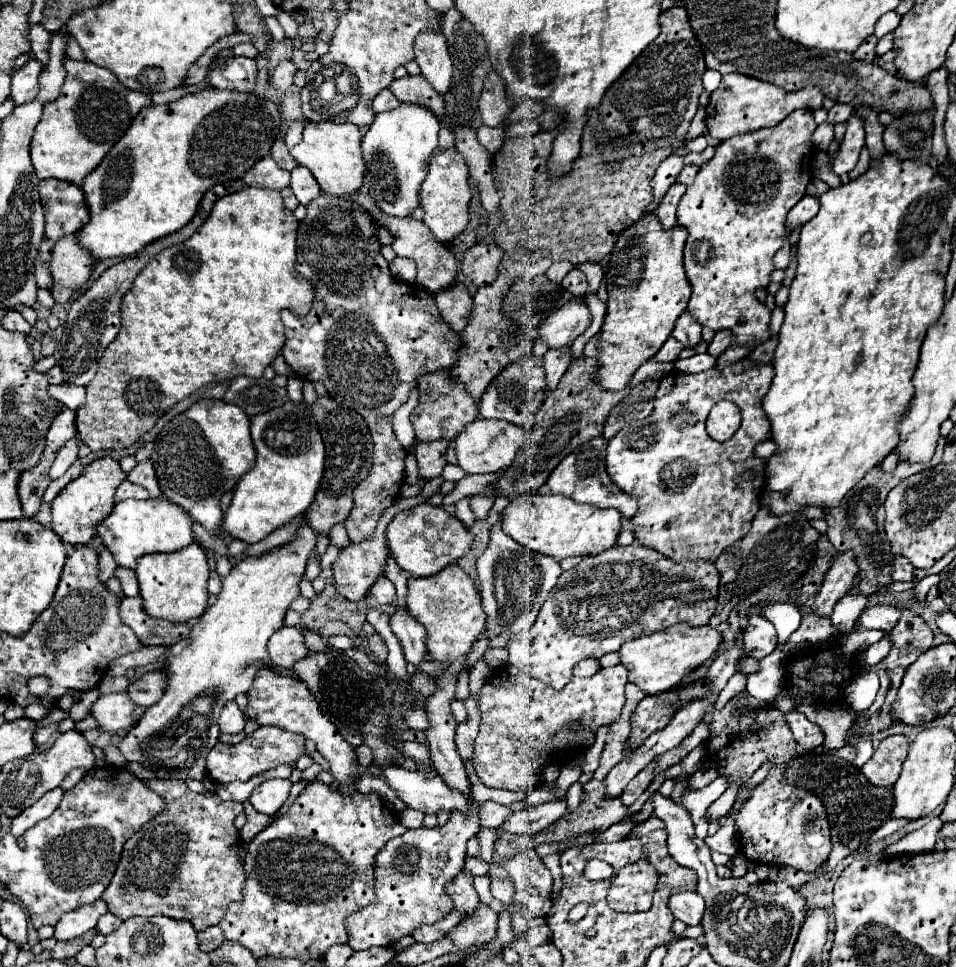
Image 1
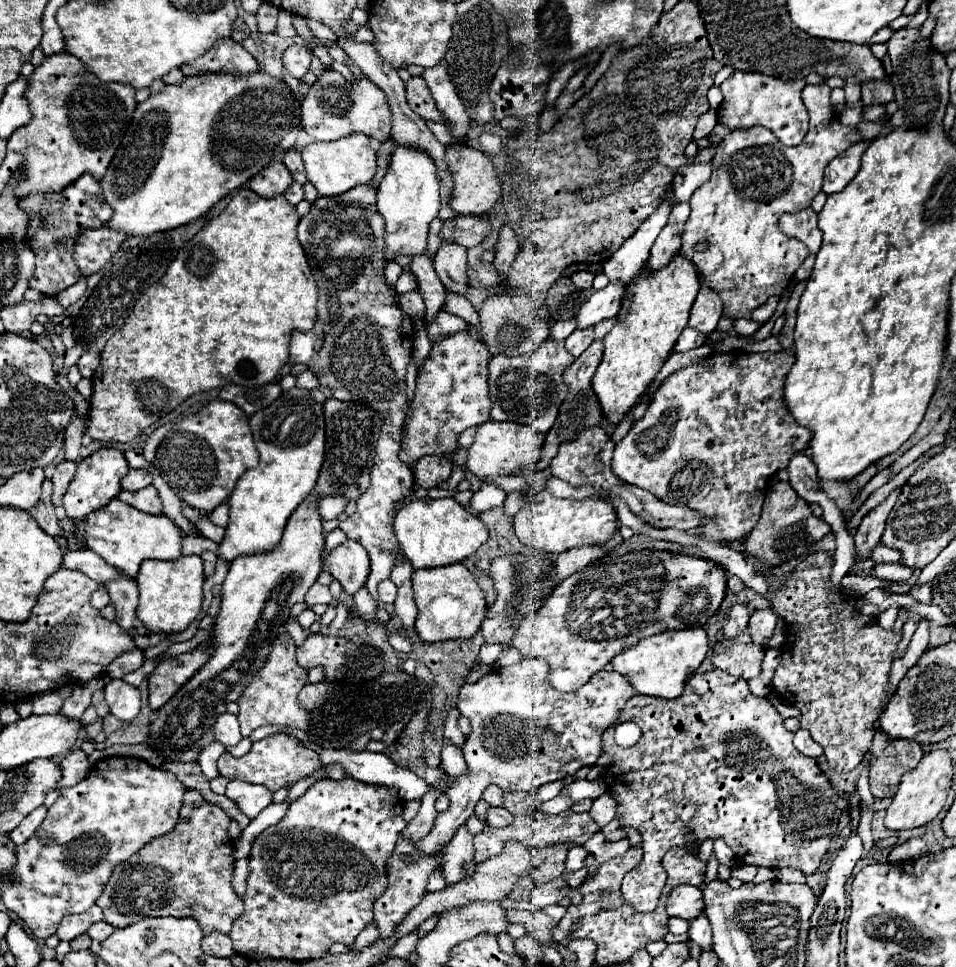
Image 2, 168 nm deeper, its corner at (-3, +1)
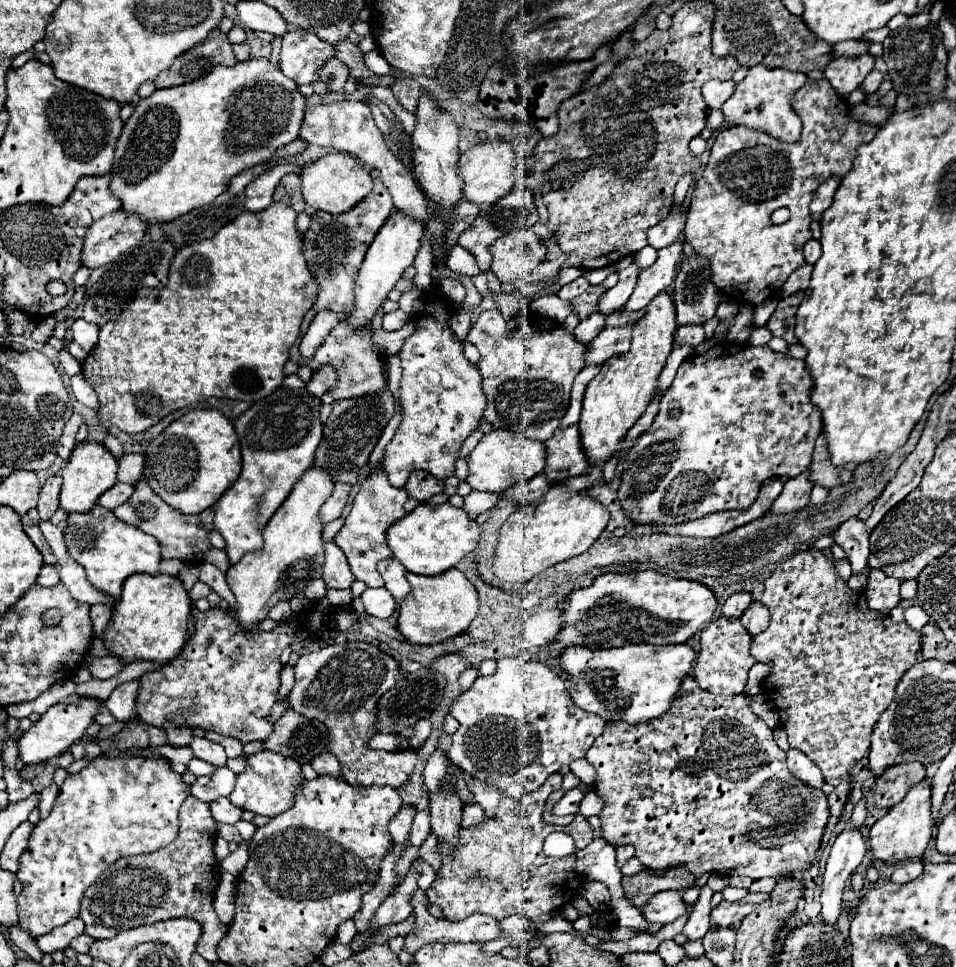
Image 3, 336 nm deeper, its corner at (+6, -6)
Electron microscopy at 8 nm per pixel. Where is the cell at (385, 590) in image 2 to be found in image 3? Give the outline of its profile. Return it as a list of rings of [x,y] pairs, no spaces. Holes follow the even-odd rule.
[[[366,589],[362,593],[366,613],[378,619],[390,619],[396,611],[396,601],[388,589]]]

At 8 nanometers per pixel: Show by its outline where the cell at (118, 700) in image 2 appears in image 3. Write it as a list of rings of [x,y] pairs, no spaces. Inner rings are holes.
[[[128,681],[118,685],[112,695],[106,699],[106,707],[110,709],[110,713],[118,719],[118,721],[128,721],[134,713],[134,705],[136,705],[136,695],[140,691],[140,681]]]

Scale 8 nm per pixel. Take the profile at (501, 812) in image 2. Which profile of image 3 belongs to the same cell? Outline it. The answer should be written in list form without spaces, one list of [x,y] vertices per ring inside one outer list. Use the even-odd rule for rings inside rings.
[[[466,803],[462,807],[462,827],[474,827],[478,823],[482,823],[482,817],[484,817],[484,811],[482,807],[478,807],[476,803]]]

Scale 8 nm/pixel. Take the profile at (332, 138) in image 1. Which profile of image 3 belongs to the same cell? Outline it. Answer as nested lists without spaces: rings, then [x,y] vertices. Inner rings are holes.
[[[326,155],[314,163],[306,163],[302,169],[302,195],[310,207],[316,211],[326,211],[332,215],[342,215],[356,207],[372,191],[370,173],[354,161],[350,155]]]

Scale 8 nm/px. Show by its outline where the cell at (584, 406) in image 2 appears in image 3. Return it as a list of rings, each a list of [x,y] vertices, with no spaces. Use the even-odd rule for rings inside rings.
[[[628,323],[624,327],[606,327],[600,331],[600,335],[588,343],[586,349],[586,363],[604,363],[610,359],[610,355],[626,353],[630,347],[630,331],[634,323]]]

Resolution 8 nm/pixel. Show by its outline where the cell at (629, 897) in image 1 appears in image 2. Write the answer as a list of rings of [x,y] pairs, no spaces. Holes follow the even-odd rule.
[[[723,670],[691,676],[679,700],[633,696],[619,714],[619,720],[603,734],[603,750],[613,754],[613,764],[605,772],[605,784],[617,796],[621,826],[635,828],[643,838],[643,860],[625,874],[621,884],[621,896],[635,912],[647,914],[657,908],[667,880],[661,864],[663,854],[687,842],[685,830],[695,832],[695,840],[699,842],[723,838],[739,862],[767,868],[791,866],[803,874],[813,874],[819,868],[837,832],[839,810],[817,760],[795,750],[793,732],[783,726],[781,714],[767,698],[751,694],[743,678],[735,678]],[[629,720],[641,728],[641,738],[635,746],[623,748],[615,742],[613,732],[617,724]]]

